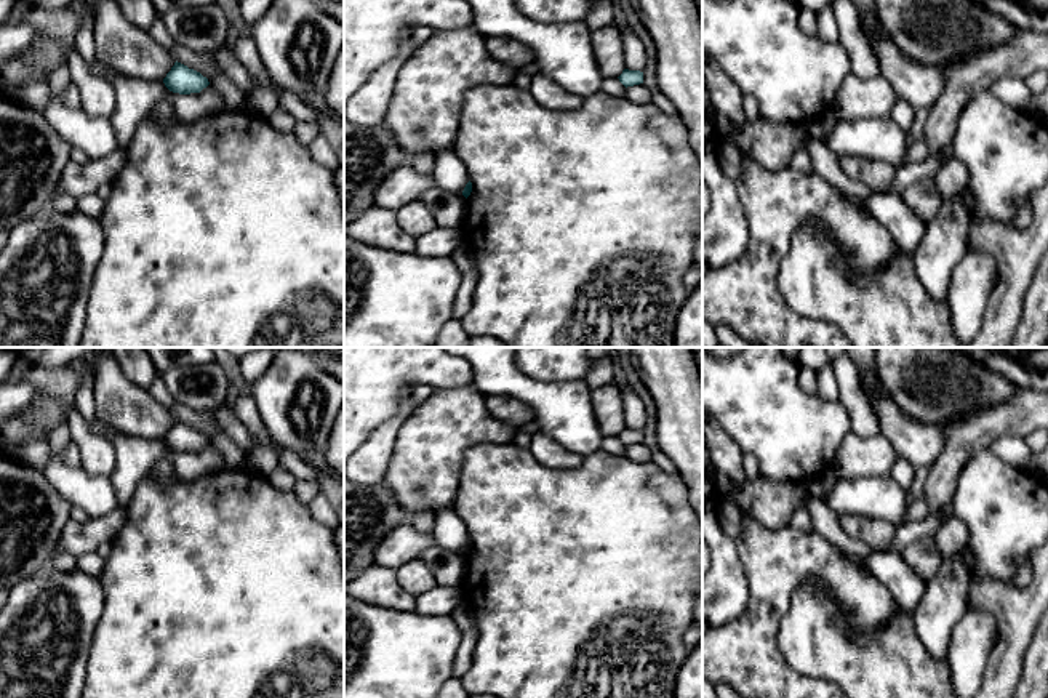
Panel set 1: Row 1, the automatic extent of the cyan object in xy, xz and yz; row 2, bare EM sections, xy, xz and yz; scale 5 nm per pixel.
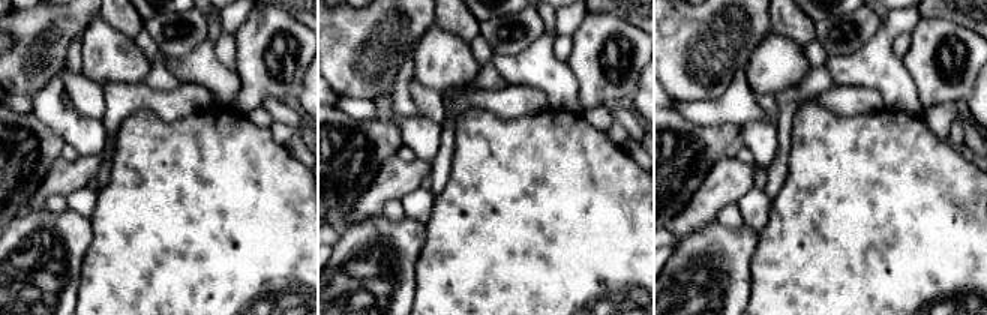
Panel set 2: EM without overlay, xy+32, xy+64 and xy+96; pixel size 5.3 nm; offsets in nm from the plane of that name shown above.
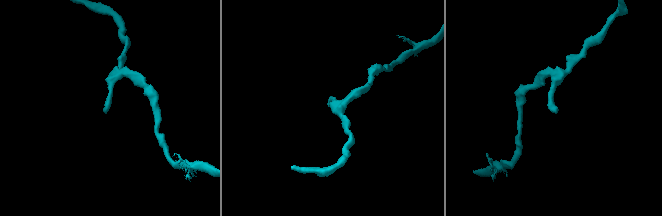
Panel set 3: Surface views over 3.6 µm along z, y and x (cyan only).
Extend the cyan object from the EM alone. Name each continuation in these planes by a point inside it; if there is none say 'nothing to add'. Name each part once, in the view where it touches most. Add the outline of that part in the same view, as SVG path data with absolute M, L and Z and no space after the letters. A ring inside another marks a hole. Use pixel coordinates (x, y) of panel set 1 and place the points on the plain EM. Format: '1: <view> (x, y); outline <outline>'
nothing to add

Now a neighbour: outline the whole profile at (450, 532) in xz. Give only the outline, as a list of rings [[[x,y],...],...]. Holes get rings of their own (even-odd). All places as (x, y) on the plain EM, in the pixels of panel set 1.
[[[453,507],[442,509],[435,515],[432,533],[435,536],[435,546],[454,554],[462,554],[462,549],[469,541],[467,527]]]

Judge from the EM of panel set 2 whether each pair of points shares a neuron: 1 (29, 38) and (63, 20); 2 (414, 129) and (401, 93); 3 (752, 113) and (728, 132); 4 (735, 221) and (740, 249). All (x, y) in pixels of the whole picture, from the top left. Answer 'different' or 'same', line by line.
1: same
2: different
3: different
4: different

